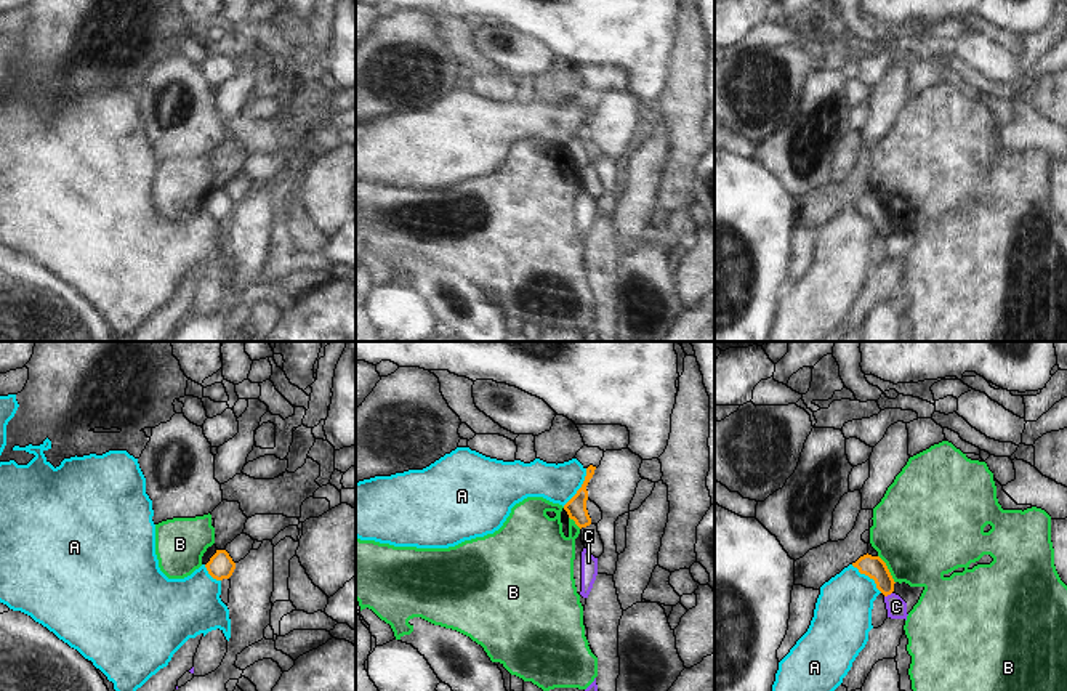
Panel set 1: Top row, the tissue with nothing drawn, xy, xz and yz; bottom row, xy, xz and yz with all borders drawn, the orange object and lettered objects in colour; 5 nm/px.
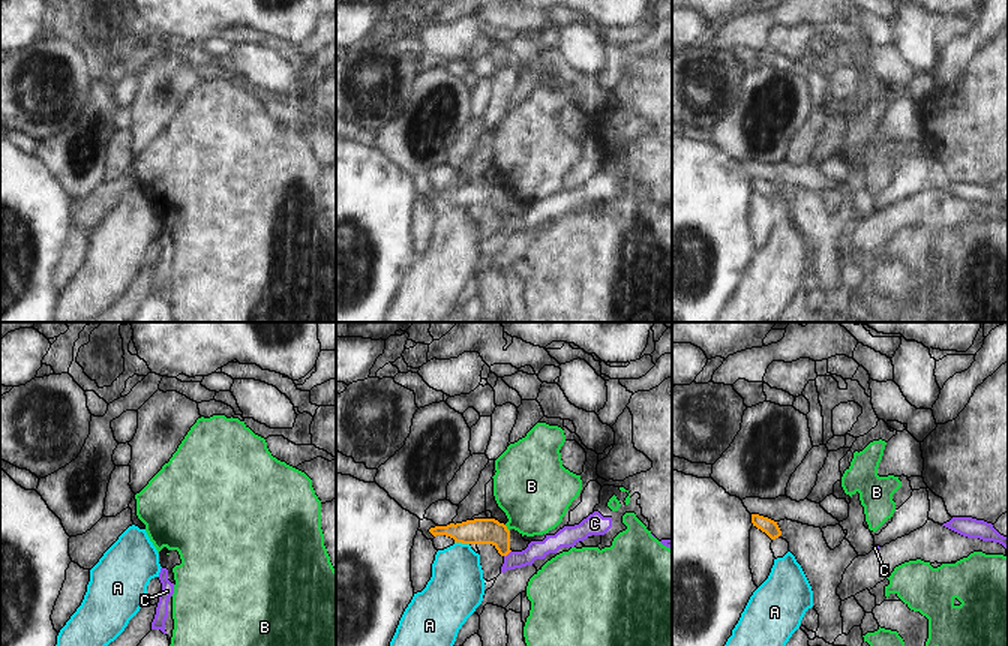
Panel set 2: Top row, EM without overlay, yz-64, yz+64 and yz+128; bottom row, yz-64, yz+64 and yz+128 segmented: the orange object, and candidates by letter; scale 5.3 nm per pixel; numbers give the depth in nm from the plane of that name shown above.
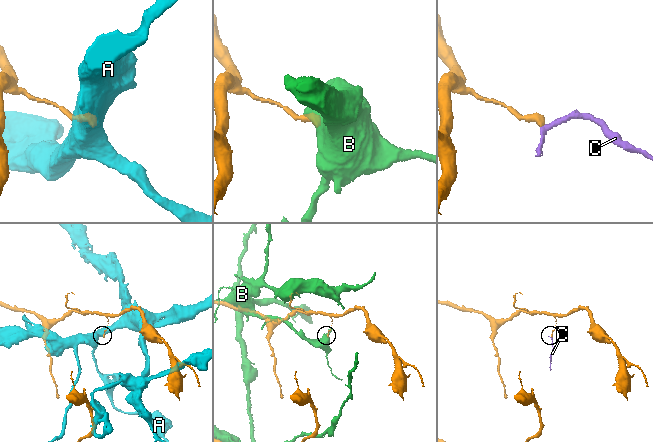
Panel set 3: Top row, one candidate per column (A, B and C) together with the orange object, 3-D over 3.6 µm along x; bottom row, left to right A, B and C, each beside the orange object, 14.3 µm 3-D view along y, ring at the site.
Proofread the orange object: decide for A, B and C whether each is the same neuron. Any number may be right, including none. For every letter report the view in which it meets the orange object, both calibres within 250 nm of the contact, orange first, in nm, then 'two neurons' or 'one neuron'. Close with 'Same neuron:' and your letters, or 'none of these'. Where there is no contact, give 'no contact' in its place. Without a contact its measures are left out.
A: xz | 100/190 nm | two neurons
B: yz | 110/480 nm | two neurons
C: yz | 110/100 nm | two neurons
Same neuron: none of these

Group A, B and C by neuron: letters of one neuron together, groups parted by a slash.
A / B / C

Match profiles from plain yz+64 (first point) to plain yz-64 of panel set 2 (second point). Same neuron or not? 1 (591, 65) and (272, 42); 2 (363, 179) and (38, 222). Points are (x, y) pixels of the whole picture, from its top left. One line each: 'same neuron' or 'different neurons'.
1: different neurons
2: same neuron

